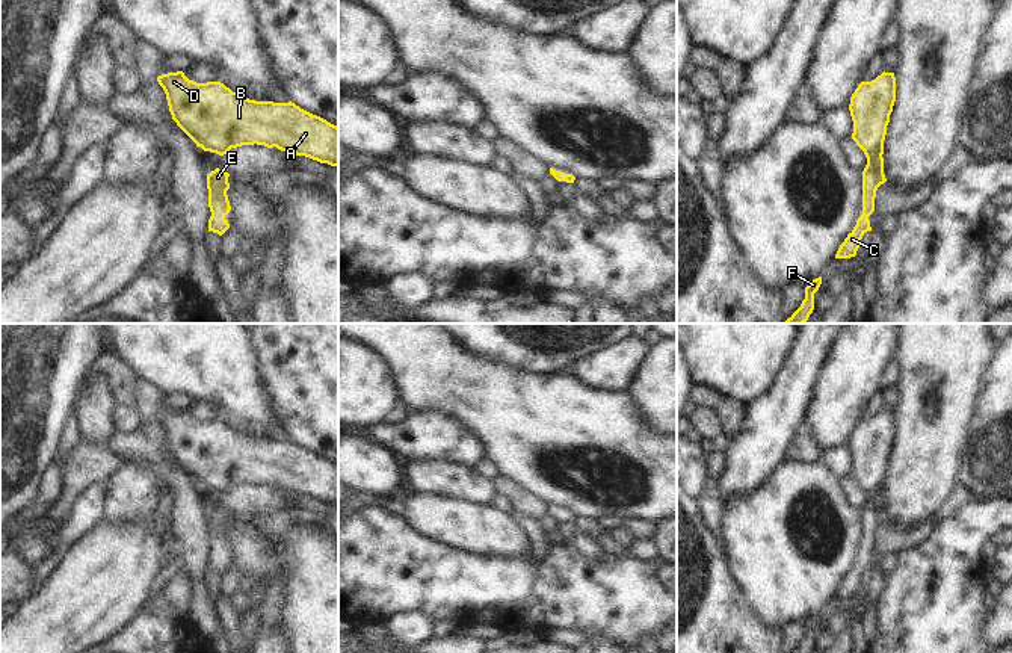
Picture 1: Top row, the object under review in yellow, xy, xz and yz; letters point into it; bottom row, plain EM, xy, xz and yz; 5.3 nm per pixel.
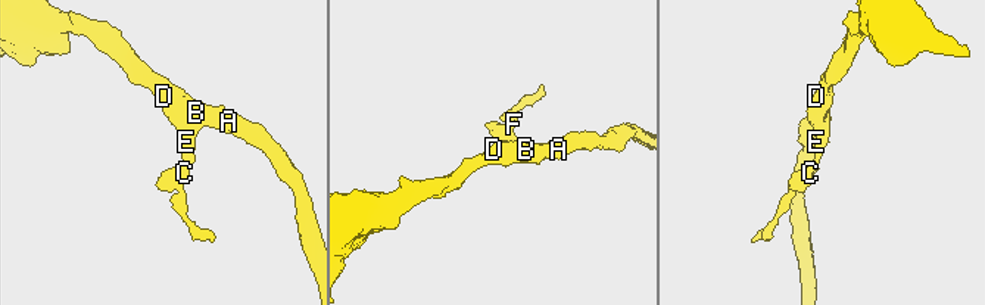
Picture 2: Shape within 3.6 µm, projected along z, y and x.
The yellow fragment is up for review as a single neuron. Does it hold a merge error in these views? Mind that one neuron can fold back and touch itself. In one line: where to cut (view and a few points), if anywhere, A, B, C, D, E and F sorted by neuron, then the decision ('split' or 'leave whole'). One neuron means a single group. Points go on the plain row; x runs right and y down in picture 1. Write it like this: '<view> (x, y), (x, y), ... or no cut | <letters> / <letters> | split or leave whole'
no cut | A B C D E F | leave whole

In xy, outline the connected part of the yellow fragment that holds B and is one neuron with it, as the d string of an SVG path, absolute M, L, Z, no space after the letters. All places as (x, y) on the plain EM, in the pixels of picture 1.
M183 410L162 413L157 420L166 432L172 458L204 490L224 494L231 487L257 482L338 505L338 466L292 440L249 438L221 420L189 419Z

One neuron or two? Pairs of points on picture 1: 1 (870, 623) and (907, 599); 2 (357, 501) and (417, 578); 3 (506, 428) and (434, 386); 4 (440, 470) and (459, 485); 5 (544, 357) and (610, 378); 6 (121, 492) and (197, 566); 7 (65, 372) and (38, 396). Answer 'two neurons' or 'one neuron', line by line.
1: two neurons
2: two neurons
3: one neuron
4: one neuron
5: two neurons
6: two neurons
7: one neuron

